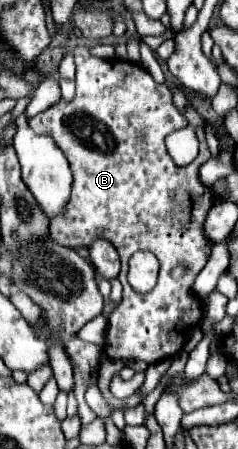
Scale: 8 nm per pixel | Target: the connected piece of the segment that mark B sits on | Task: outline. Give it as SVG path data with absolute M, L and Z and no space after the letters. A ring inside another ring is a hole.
M75 48L76 96L68 102L60 98L54 106L30 118L28 124L34 132L44 132L54 138L58 148L70 162L72 168L72 194L60 216L50 220L50 238L52 242L68 248L90 246L96 238L106 238L114 244L122 260L120 282L124 286L120 306L108 318L108 332L104 352L110 360L144 360L148 364L172 358L178 354L184 334L190 326L198 326L202 320L202 306L192 294L192 284L198 272L206 266L206 260L212 250L212 242L204 236L204 218L208 214L210 202L214 204L212 188L206 188L200 182L200 166L210 158L206 146L204 130L198 126L196 134L200 140L198 158L178 168L166 152L164 138L180 128L186 128L186 118L172 106L170 90L164 84L156 84L154 78L140 64L122 62L122 60L102 60L94 58L88 48ZM136 250L152 252L160 262L160 276L154 290L138 294L128 286L128 260Z

